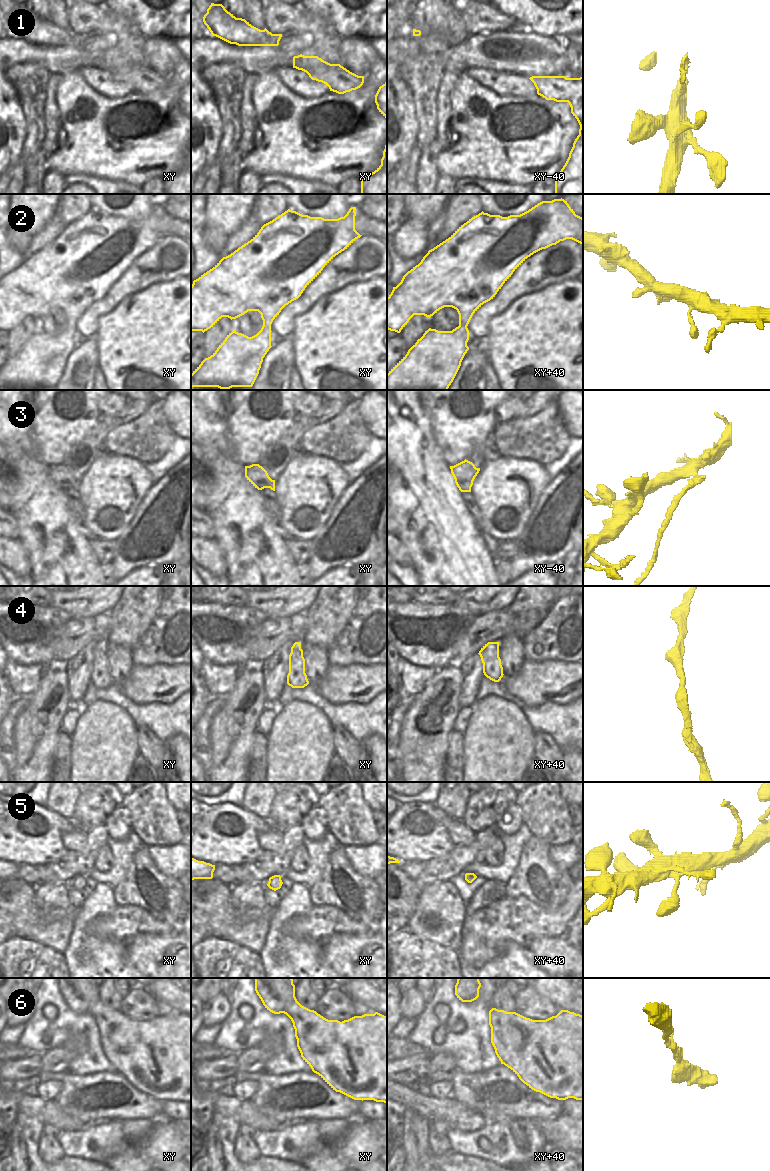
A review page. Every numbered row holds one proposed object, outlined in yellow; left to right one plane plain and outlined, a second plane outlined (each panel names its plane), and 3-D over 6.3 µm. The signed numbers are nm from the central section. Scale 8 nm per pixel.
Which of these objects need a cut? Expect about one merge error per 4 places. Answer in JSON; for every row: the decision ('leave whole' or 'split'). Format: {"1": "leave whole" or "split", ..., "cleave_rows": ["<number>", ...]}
{"1": "split", "2": "leave whole", "3": "leave whole", "4": "leave whole", "5": "leave whole", "6": "leave whole", "cleave_rows": ["1"]}

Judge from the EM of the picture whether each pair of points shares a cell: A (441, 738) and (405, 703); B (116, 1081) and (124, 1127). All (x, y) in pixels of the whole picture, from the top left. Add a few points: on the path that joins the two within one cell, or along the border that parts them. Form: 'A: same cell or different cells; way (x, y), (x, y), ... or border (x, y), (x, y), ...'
A: different cells; border (414, 698), (400, 728)
B: different cells; border (147, 1120), (110, 1120), (100, 1122)

